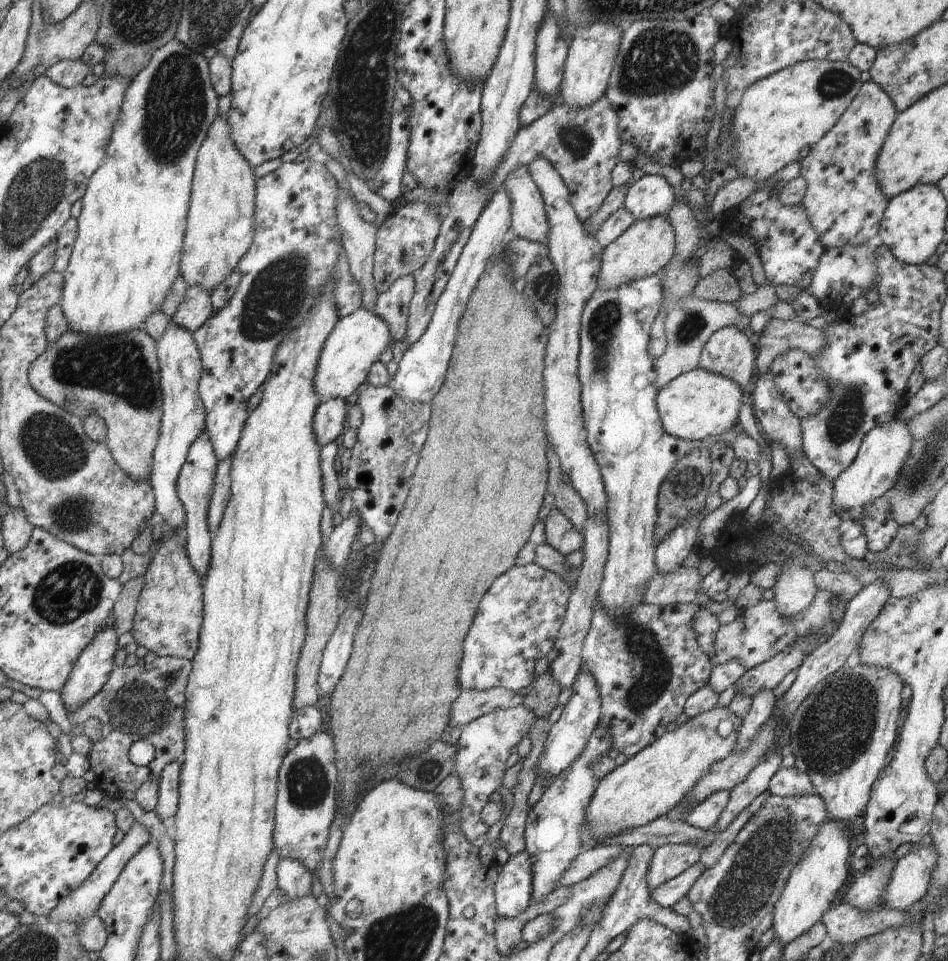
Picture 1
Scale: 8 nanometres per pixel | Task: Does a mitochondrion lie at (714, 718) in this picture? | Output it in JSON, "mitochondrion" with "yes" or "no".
{"mitochondrion":"no"}

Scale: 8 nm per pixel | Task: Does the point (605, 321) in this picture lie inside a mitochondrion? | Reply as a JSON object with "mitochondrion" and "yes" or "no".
{"mitochondrion":"yes"}

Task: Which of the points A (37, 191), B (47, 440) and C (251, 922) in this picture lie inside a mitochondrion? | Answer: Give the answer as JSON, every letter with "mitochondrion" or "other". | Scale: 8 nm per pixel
{"A":"mitochondrion","B":"mitochondrion","C":"other"}

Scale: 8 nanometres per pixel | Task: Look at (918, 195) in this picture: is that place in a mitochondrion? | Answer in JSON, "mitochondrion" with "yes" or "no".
{"mitochondrion":"no"}

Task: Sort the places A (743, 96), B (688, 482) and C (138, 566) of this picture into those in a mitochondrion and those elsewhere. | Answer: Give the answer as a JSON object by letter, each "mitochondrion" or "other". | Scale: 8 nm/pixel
{"A":"other","B":"mitochondrion","C":"other"}

